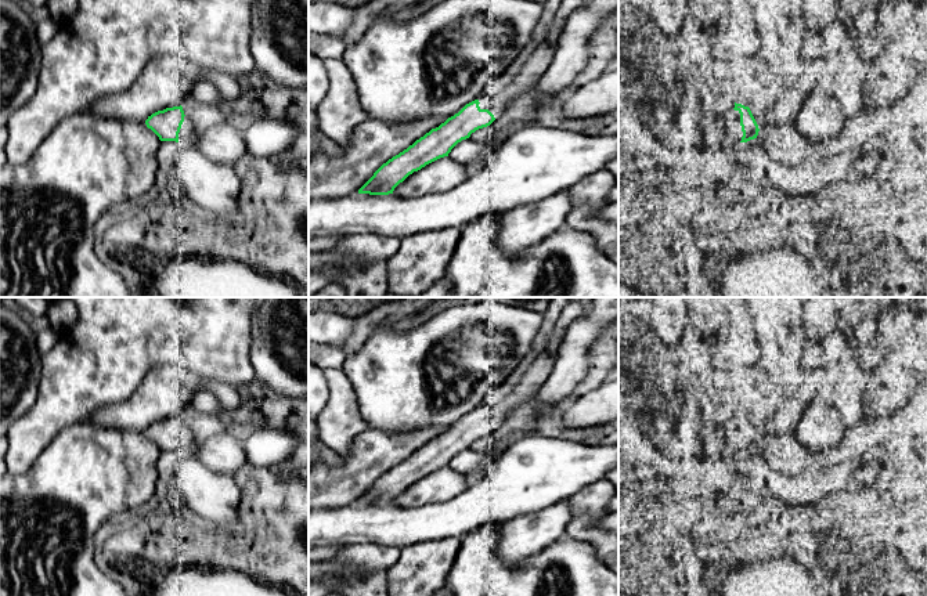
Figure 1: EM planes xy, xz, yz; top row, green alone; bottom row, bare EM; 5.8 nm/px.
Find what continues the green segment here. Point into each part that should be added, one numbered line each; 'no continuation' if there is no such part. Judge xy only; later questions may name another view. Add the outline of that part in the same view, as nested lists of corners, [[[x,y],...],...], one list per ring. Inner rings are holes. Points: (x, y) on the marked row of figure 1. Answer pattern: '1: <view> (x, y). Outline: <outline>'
1: xy (187, 136). Outline: [[[184,116],[184,122],[183,122],[180,133],[178,133],[178,144],[194,145],[196,136],[198,134],[194,131],[191,120],[187,116]]]

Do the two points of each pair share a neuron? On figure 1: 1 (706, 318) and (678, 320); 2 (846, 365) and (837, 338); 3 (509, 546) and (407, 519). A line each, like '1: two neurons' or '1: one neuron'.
1: two neurons
2: one neuron
3: two neurons

